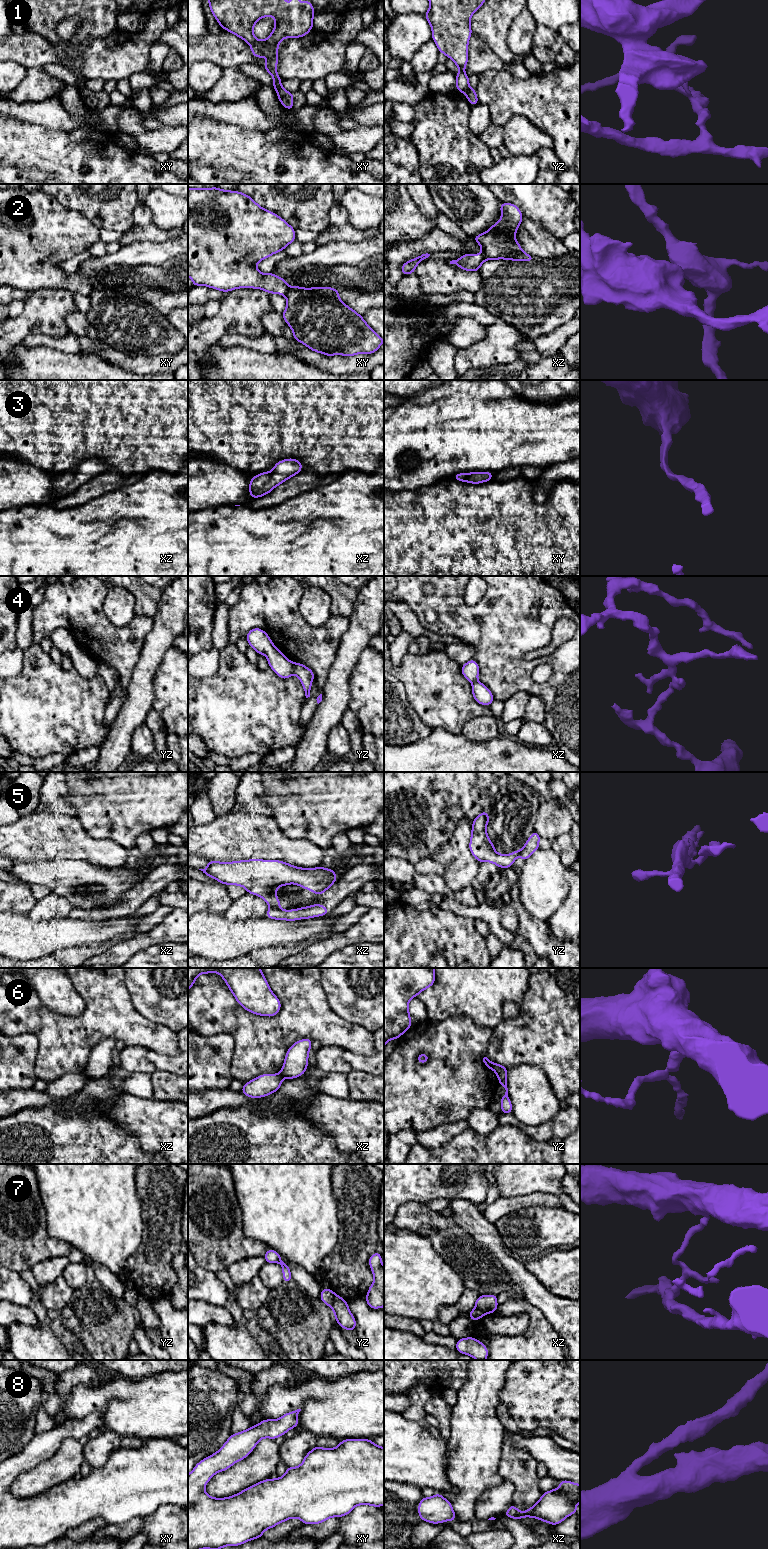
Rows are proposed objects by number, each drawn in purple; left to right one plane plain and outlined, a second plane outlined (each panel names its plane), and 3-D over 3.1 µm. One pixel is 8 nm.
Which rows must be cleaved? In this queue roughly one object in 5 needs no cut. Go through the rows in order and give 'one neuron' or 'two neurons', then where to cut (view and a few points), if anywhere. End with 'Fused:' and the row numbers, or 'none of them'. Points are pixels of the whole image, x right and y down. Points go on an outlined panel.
1: two neurons; cut yz (469, 87), (463, 92)
2: two neurons; cut xy (289, 287), (284, 294)
3: one neuron; cut none
4: two neurons; cut yz (292, 663), (294, 673)
5: two neurons; cut xz (270, 906), (278, 907)
6: two neurons; cut yz (491, 1063), (492, 1068)
7: two neurons; cut yz (335, 1294), (332, 1307)
8: one neuron; cut none
Fused: 1, 2, 4, 5, 6, 7

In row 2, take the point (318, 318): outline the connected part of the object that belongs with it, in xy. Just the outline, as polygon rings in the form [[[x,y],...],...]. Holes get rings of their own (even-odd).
[[[294,286],[285,297],[287,305],[282,313],[285,322],[292,329],[294,339],[314,352],[326,356],[372,354],[384,343],[361,315],[340,300],[335,288]]]

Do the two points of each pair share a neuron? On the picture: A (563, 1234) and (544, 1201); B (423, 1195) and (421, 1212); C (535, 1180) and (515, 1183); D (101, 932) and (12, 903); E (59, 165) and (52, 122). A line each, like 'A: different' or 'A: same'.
A: different
B: different
C: same
D: different
E: different

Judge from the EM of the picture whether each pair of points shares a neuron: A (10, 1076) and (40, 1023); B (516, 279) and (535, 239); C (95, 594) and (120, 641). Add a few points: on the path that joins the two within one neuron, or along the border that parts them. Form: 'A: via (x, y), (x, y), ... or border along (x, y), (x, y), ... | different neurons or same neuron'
A: border along (10, 1036), (31, 1033), (38, 1041), (36, 1058) | different neurons
B: border along (559, 257), (535, 258) | different neurons
C: via (93, 606), (93, 615), (108, 630) | same neuron

